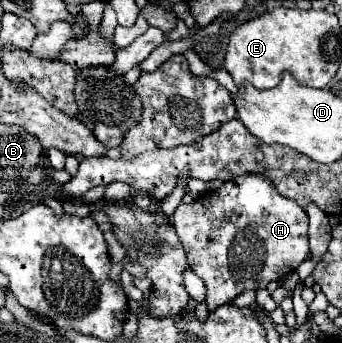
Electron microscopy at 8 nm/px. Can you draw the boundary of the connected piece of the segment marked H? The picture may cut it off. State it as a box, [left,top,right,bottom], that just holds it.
[172,175,308,313]

